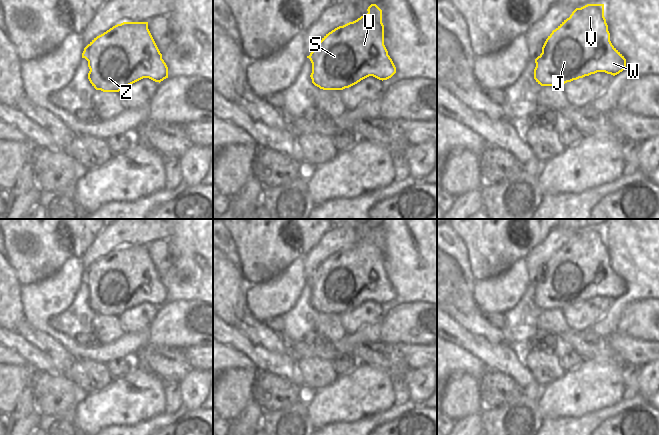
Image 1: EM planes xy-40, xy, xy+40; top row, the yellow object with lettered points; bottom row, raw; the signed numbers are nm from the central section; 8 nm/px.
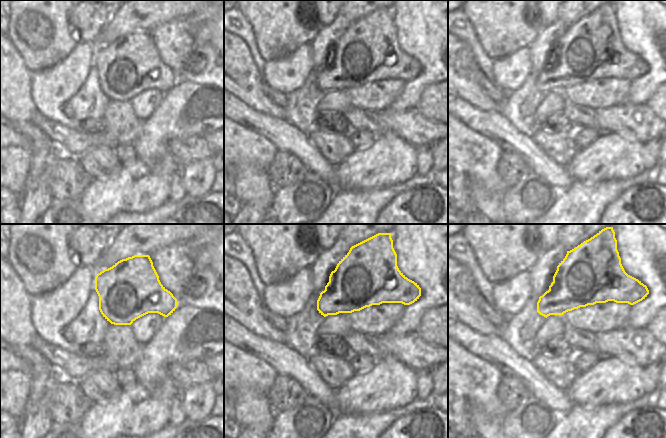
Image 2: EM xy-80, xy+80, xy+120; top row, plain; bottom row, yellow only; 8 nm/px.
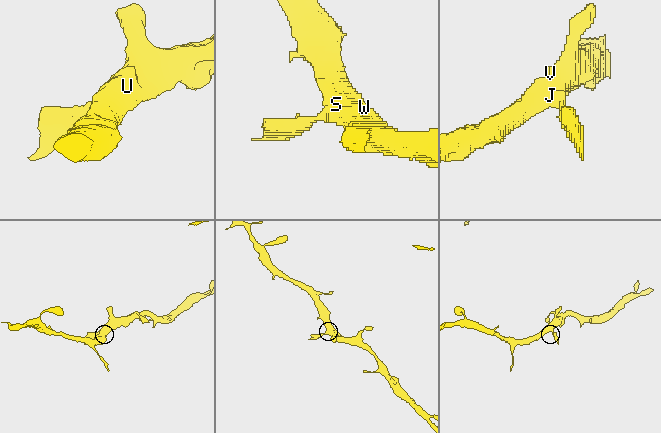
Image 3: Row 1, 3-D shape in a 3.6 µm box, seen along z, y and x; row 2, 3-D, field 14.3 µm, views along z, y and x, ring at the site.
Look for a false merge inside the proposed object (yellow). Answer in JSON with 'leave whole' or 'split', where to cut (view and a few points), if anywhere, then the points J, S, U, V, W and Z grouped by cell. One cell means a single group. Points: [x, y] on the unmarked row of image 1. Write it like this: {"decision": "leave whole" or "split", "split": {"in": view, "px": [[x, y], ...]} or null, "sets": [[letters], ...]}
{"decision": "leave whole", "split": null, "sets": [["J", "S", "U", "V", "W", "Z"]]}

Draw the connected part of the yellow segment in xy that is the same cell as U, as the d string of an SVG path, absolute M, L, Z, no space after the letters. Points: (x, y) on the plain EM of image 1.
M371 228L368 237L353 246L339 250L326 258L307 282L312 287L312 307L323 314L343 314L373 300L387 304L396 297L396 291L384 269L382 234Z

